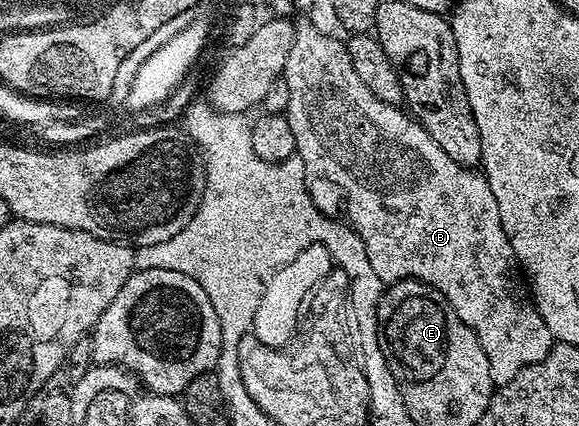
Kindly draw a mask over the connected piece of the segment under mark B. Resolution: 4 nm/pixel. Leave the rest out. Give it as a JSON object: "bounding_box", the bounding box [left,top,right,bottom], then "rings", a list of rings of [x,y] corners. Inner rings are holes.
{"bounding_box":[283,26,555,385],"rings":[[[298,26],[293,33],[293,44],[287,53],[283,72],[283,81],[287,85],[287,97],[289,98],[283,114],[288,119],[291,133],[297,142],[295,155],[296,158],[303,161],[305,186],[309,188],[310,197],[318,207],[330,209],[329,207],[340,205],[342,195],[345,198],[345,211],[349,214],[348,226],[352,227],[357,232],[357,236],[364,241],[367,257],[371,260],[371,266],[375,269],[376,275],[381,278],[382,284],[398,283],[400,279],[418,279],[421,283],[431,285],[439,293],[443,293],[451,309],[459,313],[459,321],[463,321],[463,325],[470,327],[475,337],[479,337],[479,345],[483,345],[483,353],[487,353],[494,384],[500,385],[511,381],[511,377],[515,377],[515,373],[519,373],[527,365],[535,365],[535,361],[543,361],[543,357],[547,357],[547,353],[555,346],[555,340],[551,329],[547,329],[543,317],[537,311],[537,304],[531,298],[531,291],[526,280],[522,276],[521,279],[517,276],[517,271],[519,272],[517,254],[511,249],[511,241],[507,241],[507,233],[503,233],[499,204],[495,201],[495,193],[491,193],[491,185],[485,180],[480,170],[459,165],[459,161],[451,161],[451,157],[447,157],[447,153],[443,153],[439,145],[435,145],[433,138],[421,128],[420,123],[406,114],[400,106],[385,104],[377,100],[372,95],[371,89],[363,85],[359,73],[355,73],[355,65],[351,65],[348,46],[342,40],[340,43],[339,40],[337,35],[324,35],[313,26]],[[396,171],[397,179],[389,179],[389,175],[395,174]]]}

